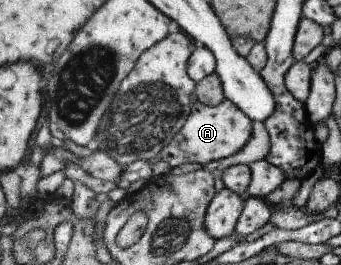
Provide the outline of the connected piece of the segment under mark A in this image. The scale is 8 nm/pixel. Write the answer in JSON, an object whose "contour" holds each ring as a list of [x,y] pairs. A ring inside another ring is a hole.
{"contour":[[[227,98],[218,106],[209,106],[199,99],[195,101],[193,111],[189,113],[189,119],[185,127],[175,135],[173,141],[162,151],[159,159],[165,161],[173,169],[184,163],[197,163],[205,165],[211,161],[223,159],[237,153],[251,135],[252,121]]]}

